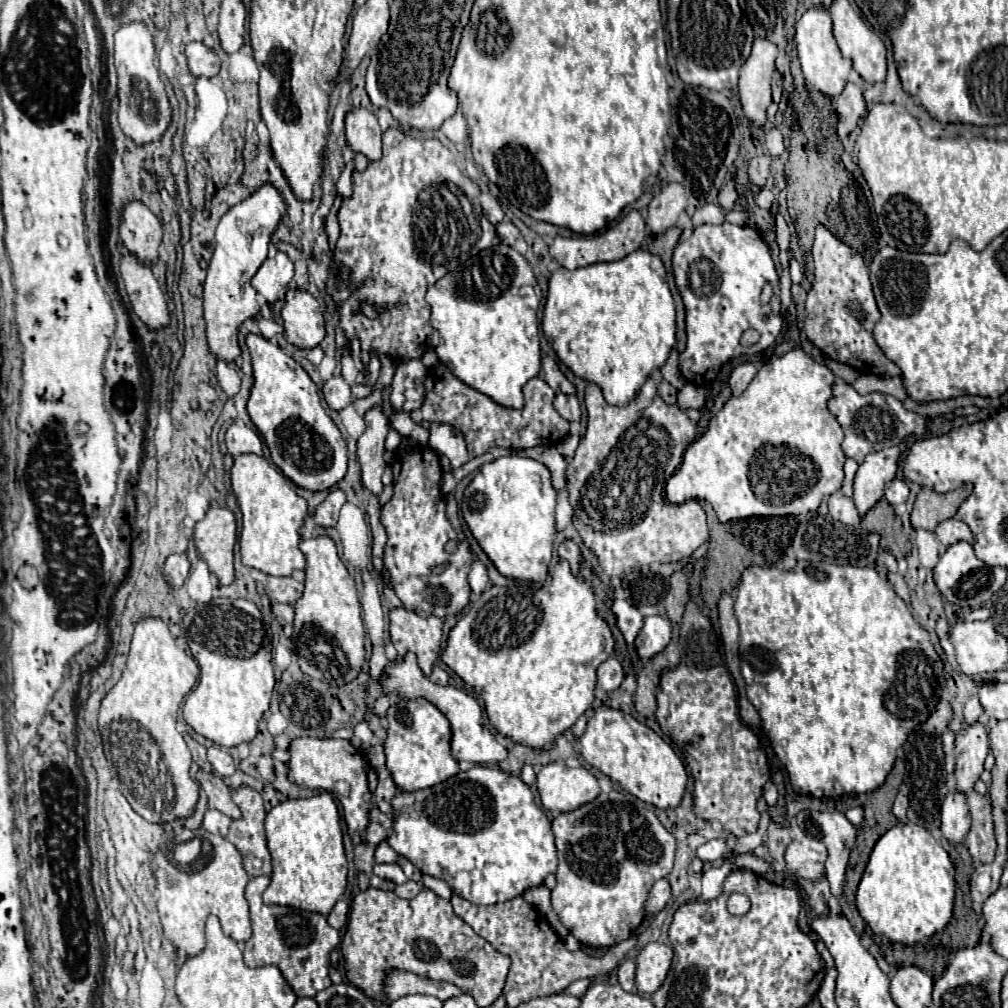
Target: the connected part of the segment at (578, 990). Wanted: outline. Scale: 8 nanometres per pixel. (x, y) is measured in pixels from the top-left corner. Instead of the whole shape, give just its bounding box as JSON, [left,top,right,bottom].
[563,979,591,997]

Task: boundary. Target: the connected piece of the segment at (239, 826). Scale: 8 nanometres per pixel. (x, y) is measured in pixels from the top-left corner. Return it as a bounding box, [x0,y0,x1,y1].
[226,787,273,877]

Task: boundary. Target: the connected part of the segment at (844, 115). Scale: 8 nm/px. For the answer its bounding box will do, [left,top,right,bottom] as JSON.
[835,83,867,139]

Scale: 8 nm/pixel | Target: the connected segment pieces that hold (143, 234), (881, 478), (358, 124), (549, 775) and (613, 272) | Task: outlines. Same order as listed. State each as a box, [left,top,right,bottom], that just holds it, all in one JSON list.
[[121,203,161,267],[853,435,911,517],[345,109,381,161],[537,763,601,813],[541,249,675,405]]

